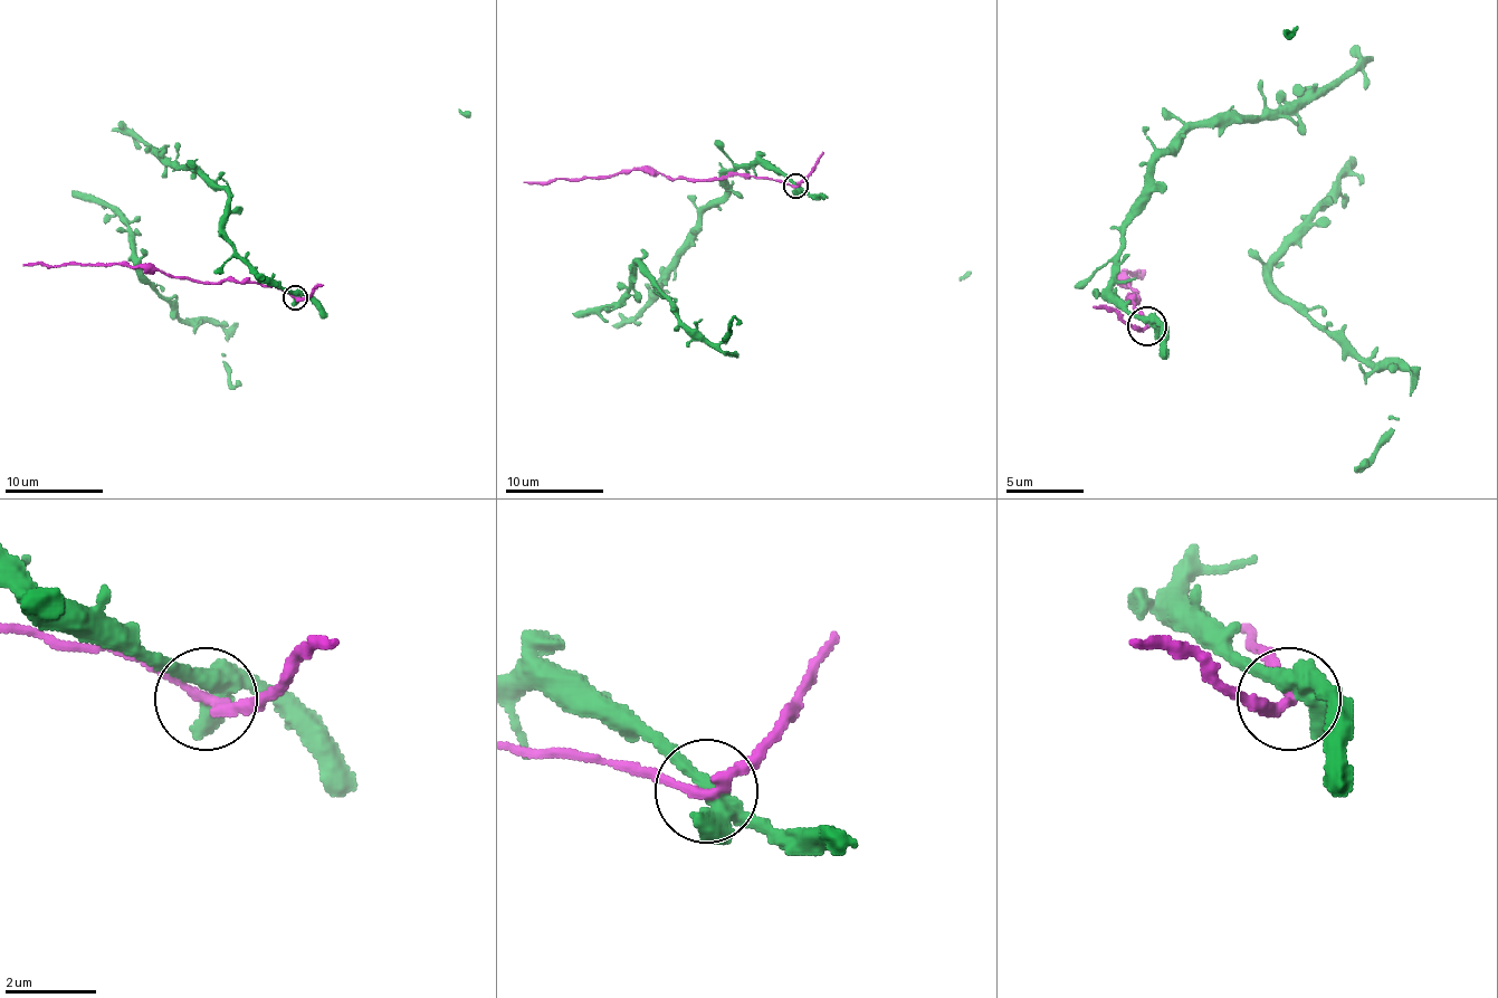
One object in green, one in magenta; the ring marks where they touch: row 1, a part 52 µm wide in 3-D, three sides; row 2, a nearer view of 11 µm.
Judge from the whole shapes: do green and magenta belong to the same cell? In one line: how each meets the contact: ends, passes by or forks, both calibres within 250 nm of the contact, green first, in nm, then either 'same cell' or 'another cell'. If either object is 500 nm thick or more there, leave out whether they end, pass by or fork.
green forks | magenta passes by | 360/220 nm | another cell

